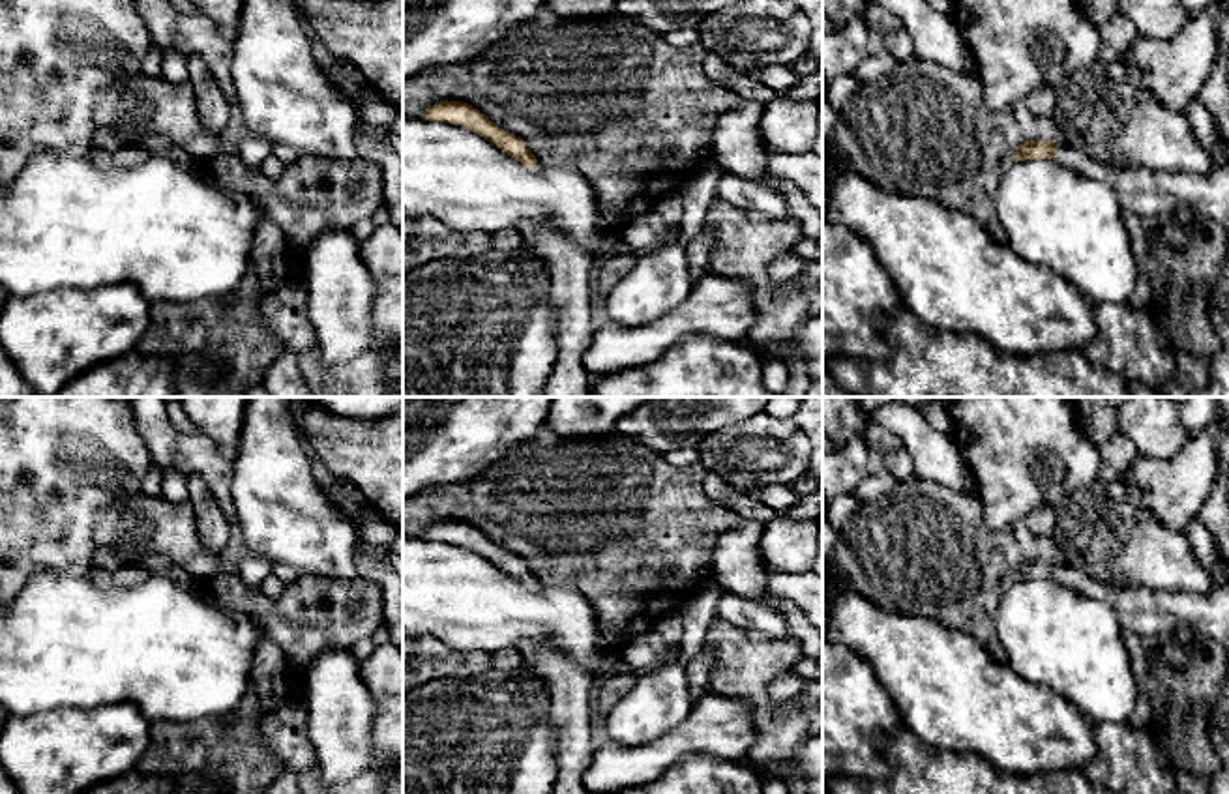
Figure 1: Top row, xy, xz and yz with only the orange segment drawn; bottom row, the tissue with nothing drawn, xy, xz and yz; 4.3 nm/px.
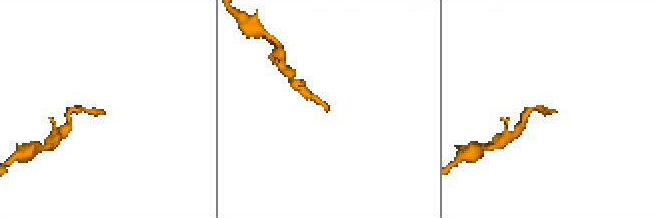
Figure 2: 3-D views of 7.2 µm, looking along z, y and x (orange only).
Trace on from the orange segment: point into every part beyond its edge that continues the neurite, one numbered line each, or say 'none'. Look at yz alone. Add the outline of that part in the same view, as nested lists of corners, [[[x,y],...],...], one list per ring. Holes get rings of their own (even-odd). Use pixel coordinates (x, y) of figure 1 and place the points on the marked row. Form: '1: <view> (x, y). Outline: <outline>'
1: yz (1156, 195). Outline: [[[1199,97],[1188,103],[1186,116],[1193,122],[1199,144],[1220,159],[1220,165],[1208,174],[1109,165],[1098,161],[1090,150],[1072,148],[1066,142],[1057,144],[1055,161],[1103,182],[1117,195],[1122,212],[1135,212],[1158,221],[1178,215],[1210,217],[1229,232],[1229,155]]]

